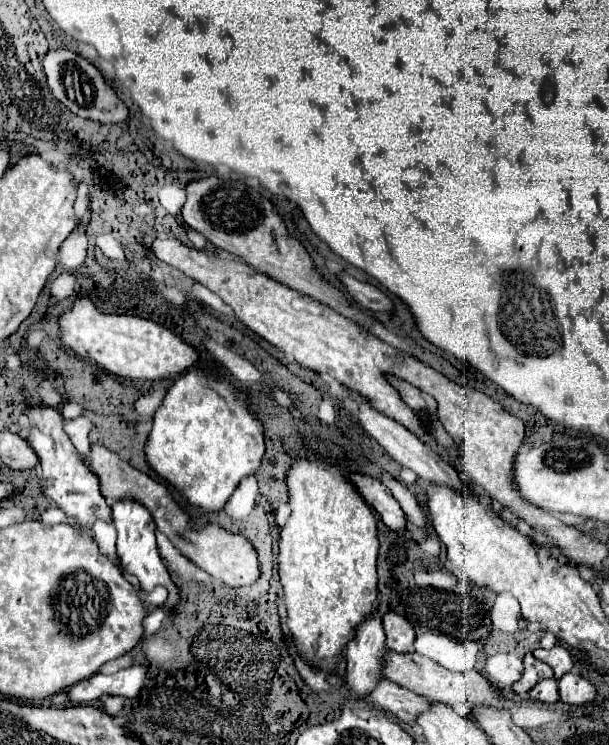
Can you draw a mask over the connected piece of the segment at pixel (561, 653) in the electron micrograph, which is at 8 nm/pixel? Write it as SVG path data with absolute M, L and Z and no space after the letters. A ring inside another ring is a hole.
M555 646L555 648L551 648L551 650L535 650L533 654L535 654L535 658L539 658L541 662L549 664L549 666L555 670L555 678L557 678L557 680L573 668L571 654L569 654L569 650L563 648L563 646Z

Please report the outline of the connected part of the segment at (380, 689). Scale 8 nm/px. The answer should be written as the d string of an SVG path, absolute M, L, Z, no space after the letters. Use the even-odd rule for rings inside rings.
M381 678L373 692L367 694L367 702L379 710L395 714L399 720L407 724L415 724L415 714L427 708L427 698L417 696L415 692Z

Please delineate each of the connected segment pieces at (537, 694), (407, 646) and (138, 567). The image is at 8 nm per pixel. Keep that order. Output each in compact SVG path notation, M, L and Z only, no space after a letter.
M551 678L551 680L539 682L533 690L529 690L527 698L537 700L537 702L545 702L545 704L555 704L555 702L559 700L559 694L557 694L557 680Z
M387 612L383 616L383 628L385 628L385 646L387 650L395 650L395 652L413 652L413 626L409 624L407 618L395 614L395 612Z
M129 498L117 500L111 510L113 510L115 528L117 528L117 554L121 558L123 570L129 572L129 574L135 574L139 578L139 588L145 590L145 592L151 592L157 584L165 586L169 590L169 598L163 606L165 608L175 608L177 588L171 582L169 572L159 558L159 552L157 552L157 546L155 546L155 522L153 522L149 510L143 504L135 502L135 500L129 500Z

